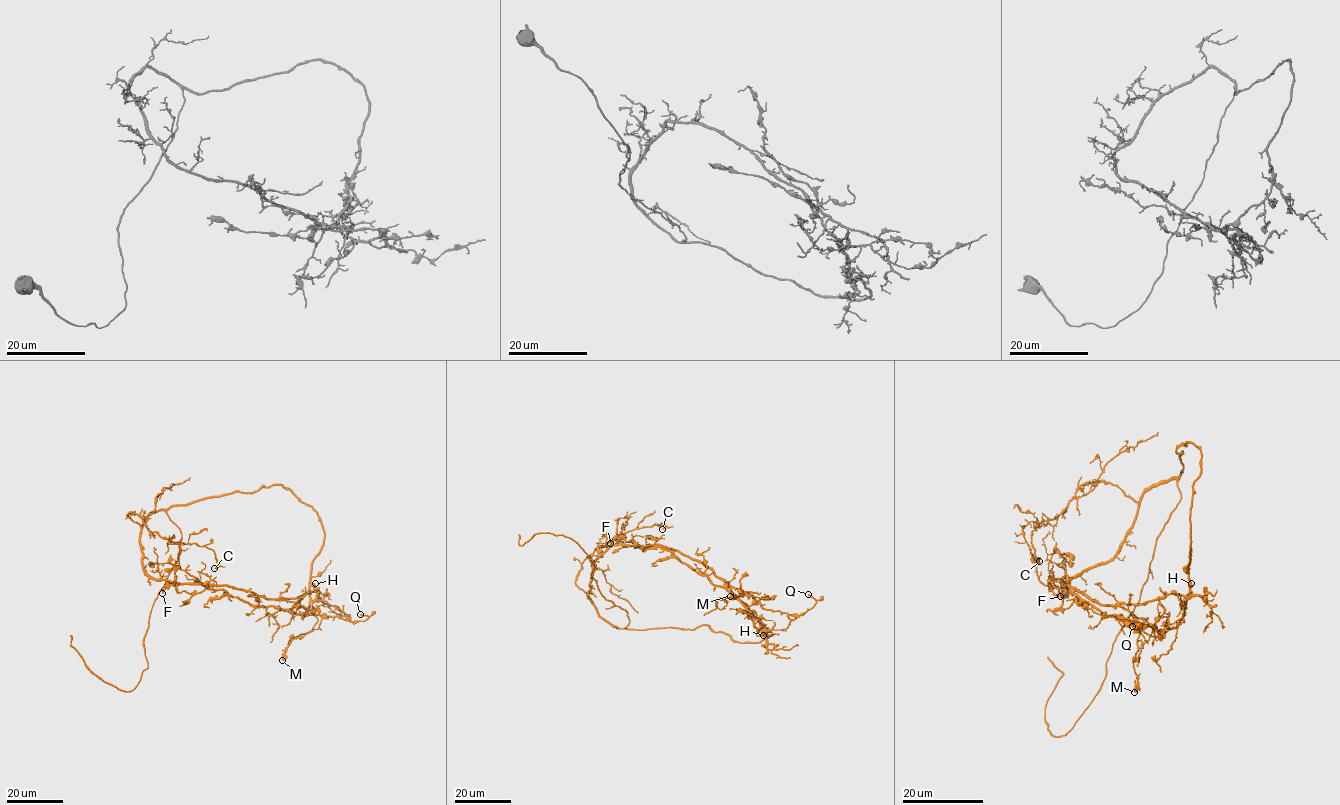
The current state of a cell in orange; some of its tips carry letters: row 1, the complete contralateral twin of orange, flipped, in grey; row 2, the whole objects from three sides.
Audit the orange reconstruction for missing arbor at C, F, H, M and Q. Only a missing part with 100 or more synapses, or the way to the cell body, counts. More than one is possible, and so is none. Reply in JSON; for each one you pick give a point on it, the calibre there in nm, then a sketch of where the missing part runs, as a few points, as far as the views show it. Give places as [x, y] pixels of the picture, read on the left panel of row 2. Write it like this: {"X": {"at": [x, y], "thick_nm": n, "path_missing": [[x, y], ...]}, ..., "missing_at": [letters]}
{"missing_at": []}

